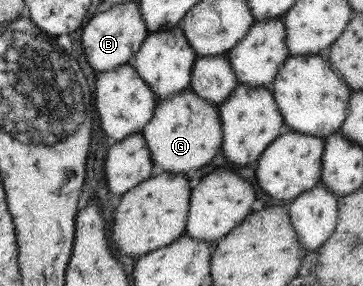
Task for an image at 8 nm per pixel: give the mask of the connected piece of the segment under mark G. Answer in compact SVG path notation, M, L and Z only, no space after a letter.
M184 89L168 98L156 101L152 116L142 127L141 135L148 147L153 165L169 173L186 173L208 164L221 148L223 134L218 106Z

